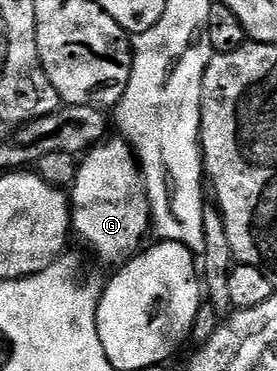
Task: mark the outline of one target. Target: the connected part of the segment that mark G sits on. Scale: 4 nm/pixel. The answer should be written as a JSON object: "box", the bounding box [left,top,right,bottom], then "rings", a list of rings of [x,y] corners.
{"box":[72,139,152,261],"rings":[[[117,139],[93,145],[77,165],[72,183],[72,232],[100,259],[121,261],[127,254],[139,251],[146,231],[151,231],[152,221],[150,199],[146,196],[134,149],[125,139]]]}

